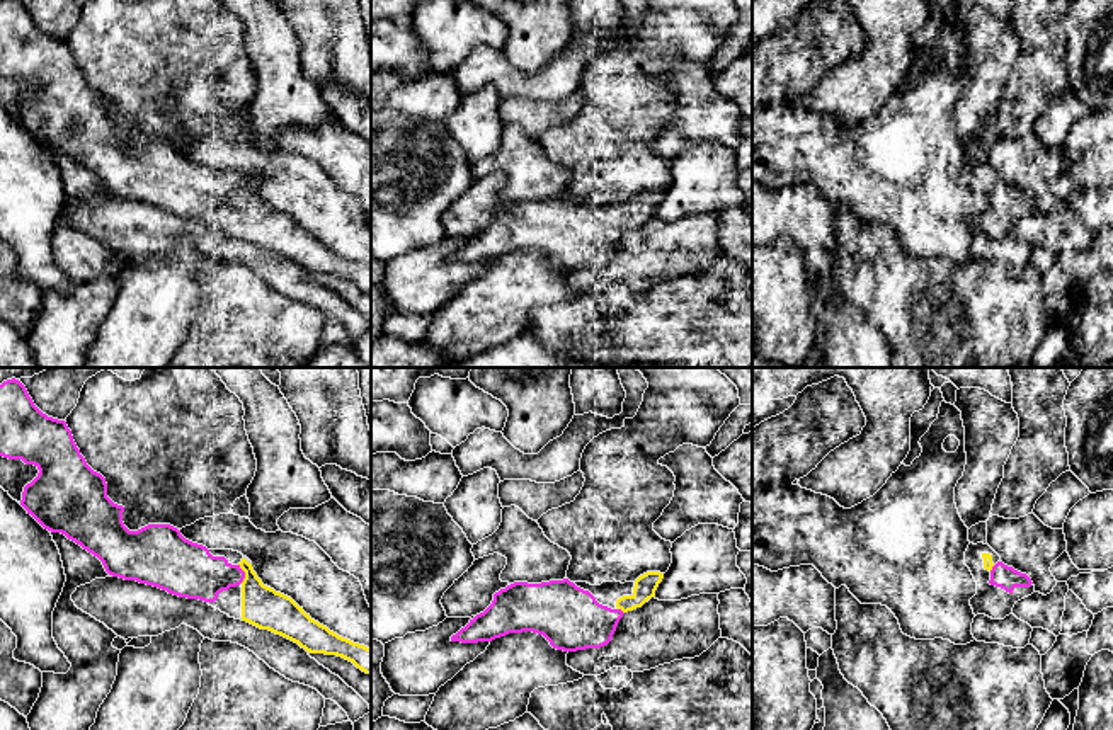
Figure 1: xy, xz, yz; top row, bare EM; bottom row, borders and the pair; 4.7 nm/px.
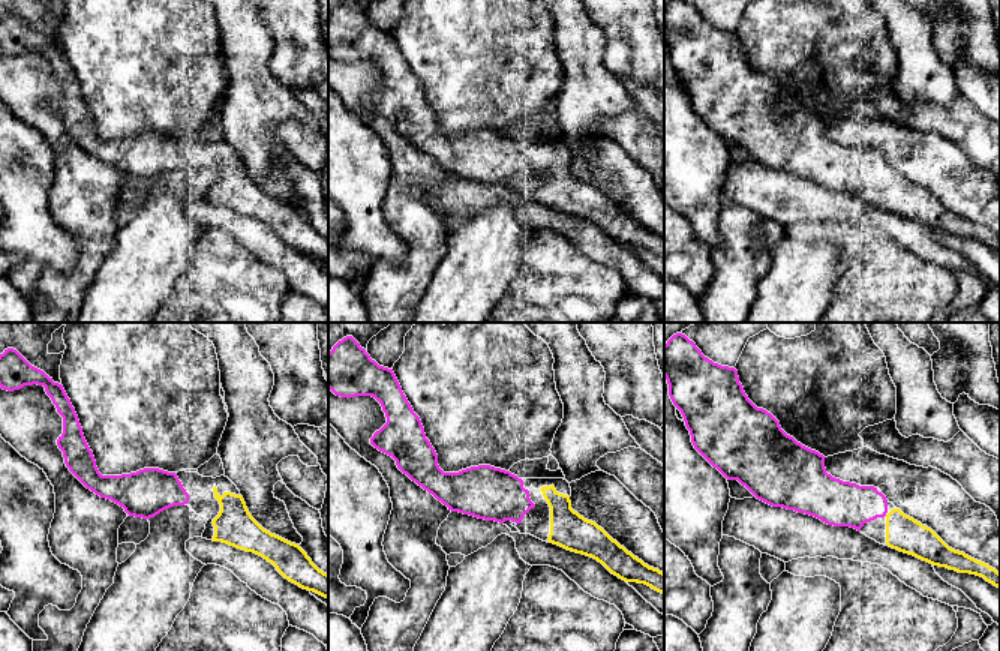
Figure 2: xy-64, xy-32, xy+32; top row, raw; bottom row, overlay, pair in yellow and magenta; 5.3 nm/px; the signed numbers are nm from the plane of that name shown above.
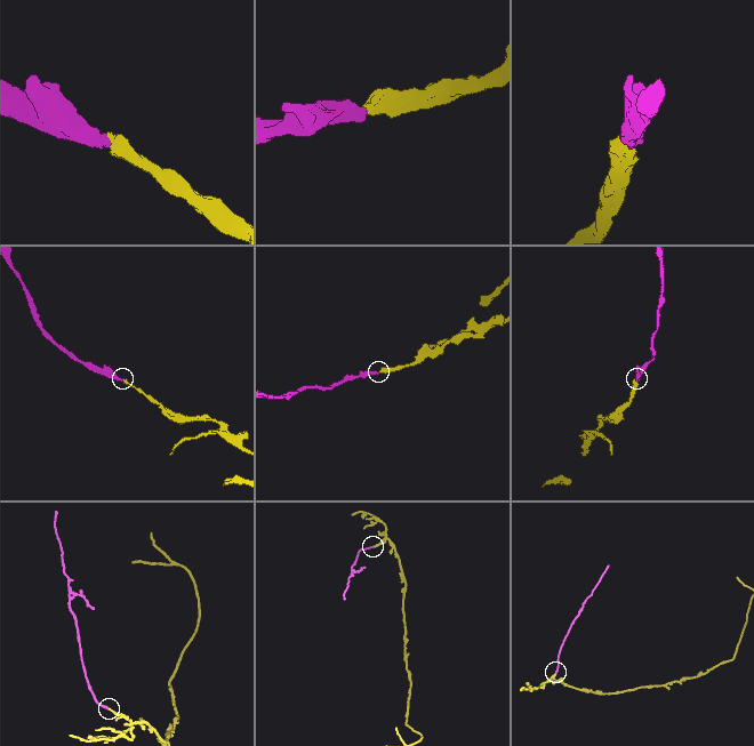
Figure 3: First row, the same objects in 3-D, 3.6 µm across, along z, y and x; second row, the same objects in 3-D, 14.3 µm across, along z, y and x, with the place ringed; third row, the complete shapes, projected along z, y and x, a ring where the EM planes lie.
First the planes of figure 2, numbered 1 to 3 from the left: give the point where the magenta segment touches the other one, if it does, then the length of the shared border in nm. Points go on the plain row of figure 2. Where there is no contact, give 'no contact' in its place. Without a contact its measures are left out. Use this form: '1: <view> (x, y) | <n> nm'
1: no contact
2: no contact
3: no contact

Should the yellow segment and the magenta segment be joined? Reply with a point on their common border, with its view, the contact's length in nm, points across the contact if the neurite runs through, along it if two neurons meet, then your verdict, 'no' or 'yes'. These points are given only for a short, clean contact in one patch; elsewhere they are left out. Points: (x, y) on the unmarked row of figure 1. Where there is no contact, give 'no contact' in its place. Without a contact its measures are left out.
xy (245, 193) | 100 nm | yes

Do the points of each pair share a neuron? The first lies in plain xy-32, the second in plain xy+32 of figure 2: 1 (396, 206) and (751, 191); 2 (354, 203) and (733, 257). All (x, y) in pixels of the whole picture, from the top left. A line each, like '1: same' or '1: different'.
1: different
2: different

